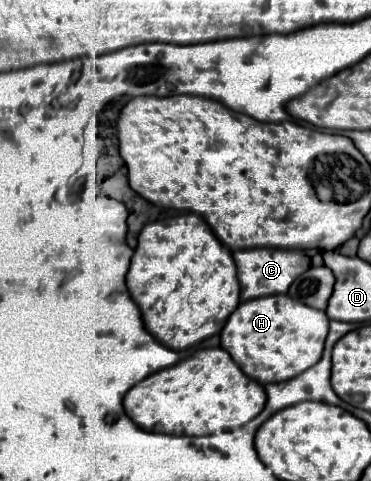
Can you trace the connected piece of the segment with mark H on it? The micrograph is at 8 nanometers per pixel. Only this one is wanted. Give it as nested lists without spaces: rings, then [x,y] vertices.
[[[275,294],[241,302],[221,330],[221,346],[259,384],[285,382],[319,362],[327,330],[329,316],[325,312],[307,308],[287,294]]]

